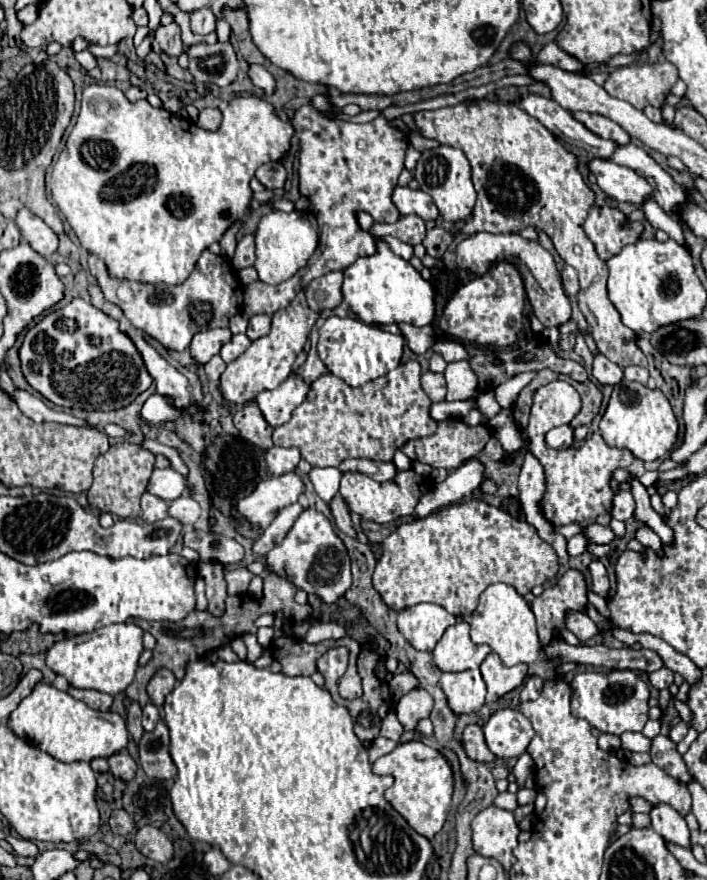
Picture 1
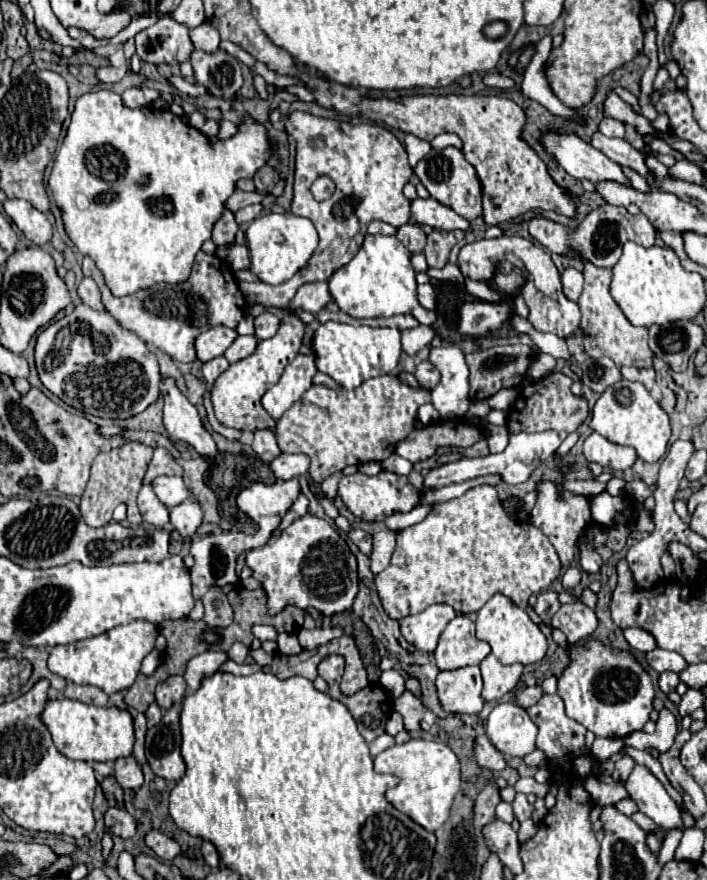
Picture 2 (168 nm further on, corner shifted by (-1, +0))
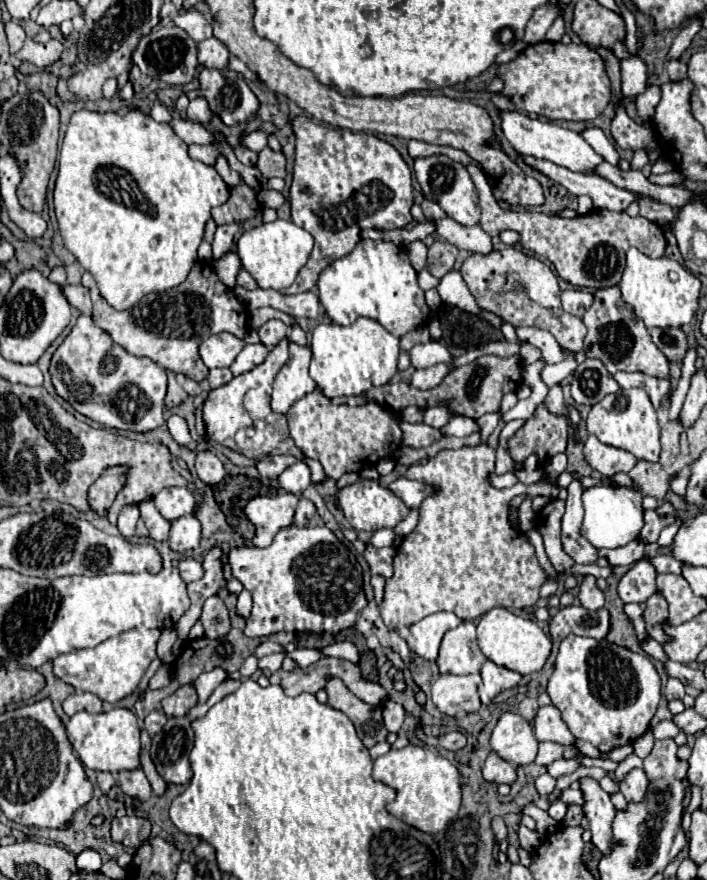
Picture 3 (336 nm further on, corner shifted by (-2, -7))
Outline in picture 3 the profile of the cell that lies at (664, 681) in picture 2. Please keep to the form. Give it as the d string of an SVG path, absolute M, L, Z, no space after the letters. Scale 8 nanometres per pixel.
M668 678L666 688L664 688L664 696L666 696L666 700L674 700L674 698L682 700L684 694L686 694L686 692L684 692L684 684L682 684L680 680L676 680L676 678Z

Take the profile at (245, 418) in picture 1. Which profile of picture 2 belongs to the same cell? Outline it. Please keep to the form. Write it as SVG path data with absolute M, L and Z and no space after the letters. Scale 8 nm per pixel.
M255 431L255 437L253 437L253 451L259 455L259 459L263 463L271 463L275 457L281 455L279 447L277 447L277 441L275 441L275 435L271 431Z

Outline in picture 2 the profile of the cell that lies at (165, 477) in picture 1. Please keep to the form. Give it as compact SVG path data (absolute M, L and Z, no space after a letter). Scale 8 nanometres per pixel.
M167 475L157 477L153 481L153 491L159 497L159 501L169 509L183 503L189 497L189 489L183 483L183 477L167 477Z

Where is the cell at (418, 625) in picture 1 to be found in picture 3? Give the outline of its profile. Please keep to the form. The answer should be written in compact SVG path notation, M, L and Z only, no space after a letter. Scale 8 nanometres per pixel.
M436 612L410 626L410 636L406 638L410 650L424 660L436 660L442 636L460 624L458 616L452 612Z

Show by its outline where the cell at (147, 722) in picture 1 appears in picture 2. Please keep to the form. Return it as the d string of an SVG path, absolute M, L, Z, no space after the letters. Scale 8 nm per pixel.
M151 703L151 705L149 705L149 709L145 711L145 717L147 717L147 727L153 727L153 725L157 725L157 723L161 721L163 711L159 709L159 705L157 705L157 703Z

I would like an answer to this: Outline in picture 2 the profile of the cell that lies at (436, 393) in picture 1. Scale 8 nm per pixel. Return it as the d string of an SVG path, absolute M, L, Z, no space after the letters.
M421 361L421 363L417 365L415 377L417 377L417 381L421 383L421 387L425 387L425 389L429 389L429 391L439 383L439 371L437 371L429 361Z

